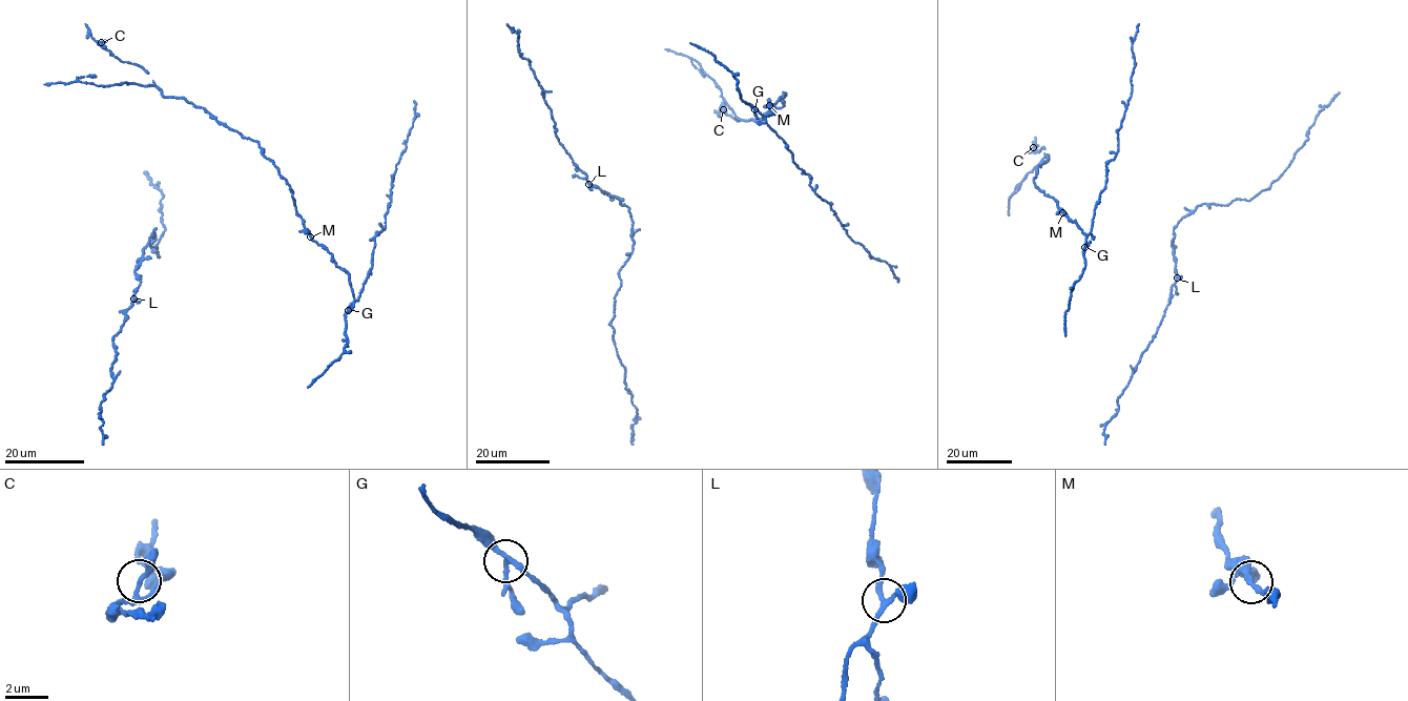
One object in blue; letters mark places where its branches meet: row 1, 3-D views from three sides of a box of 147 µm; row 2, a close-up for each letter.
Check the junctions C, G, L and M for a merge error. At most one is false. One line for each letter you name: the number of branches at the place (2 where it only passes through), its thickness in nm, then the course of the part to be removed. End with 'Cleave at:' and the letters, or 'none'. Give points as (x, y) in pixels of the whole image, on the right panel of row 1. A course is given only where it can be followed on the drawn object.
Cleave at: none

